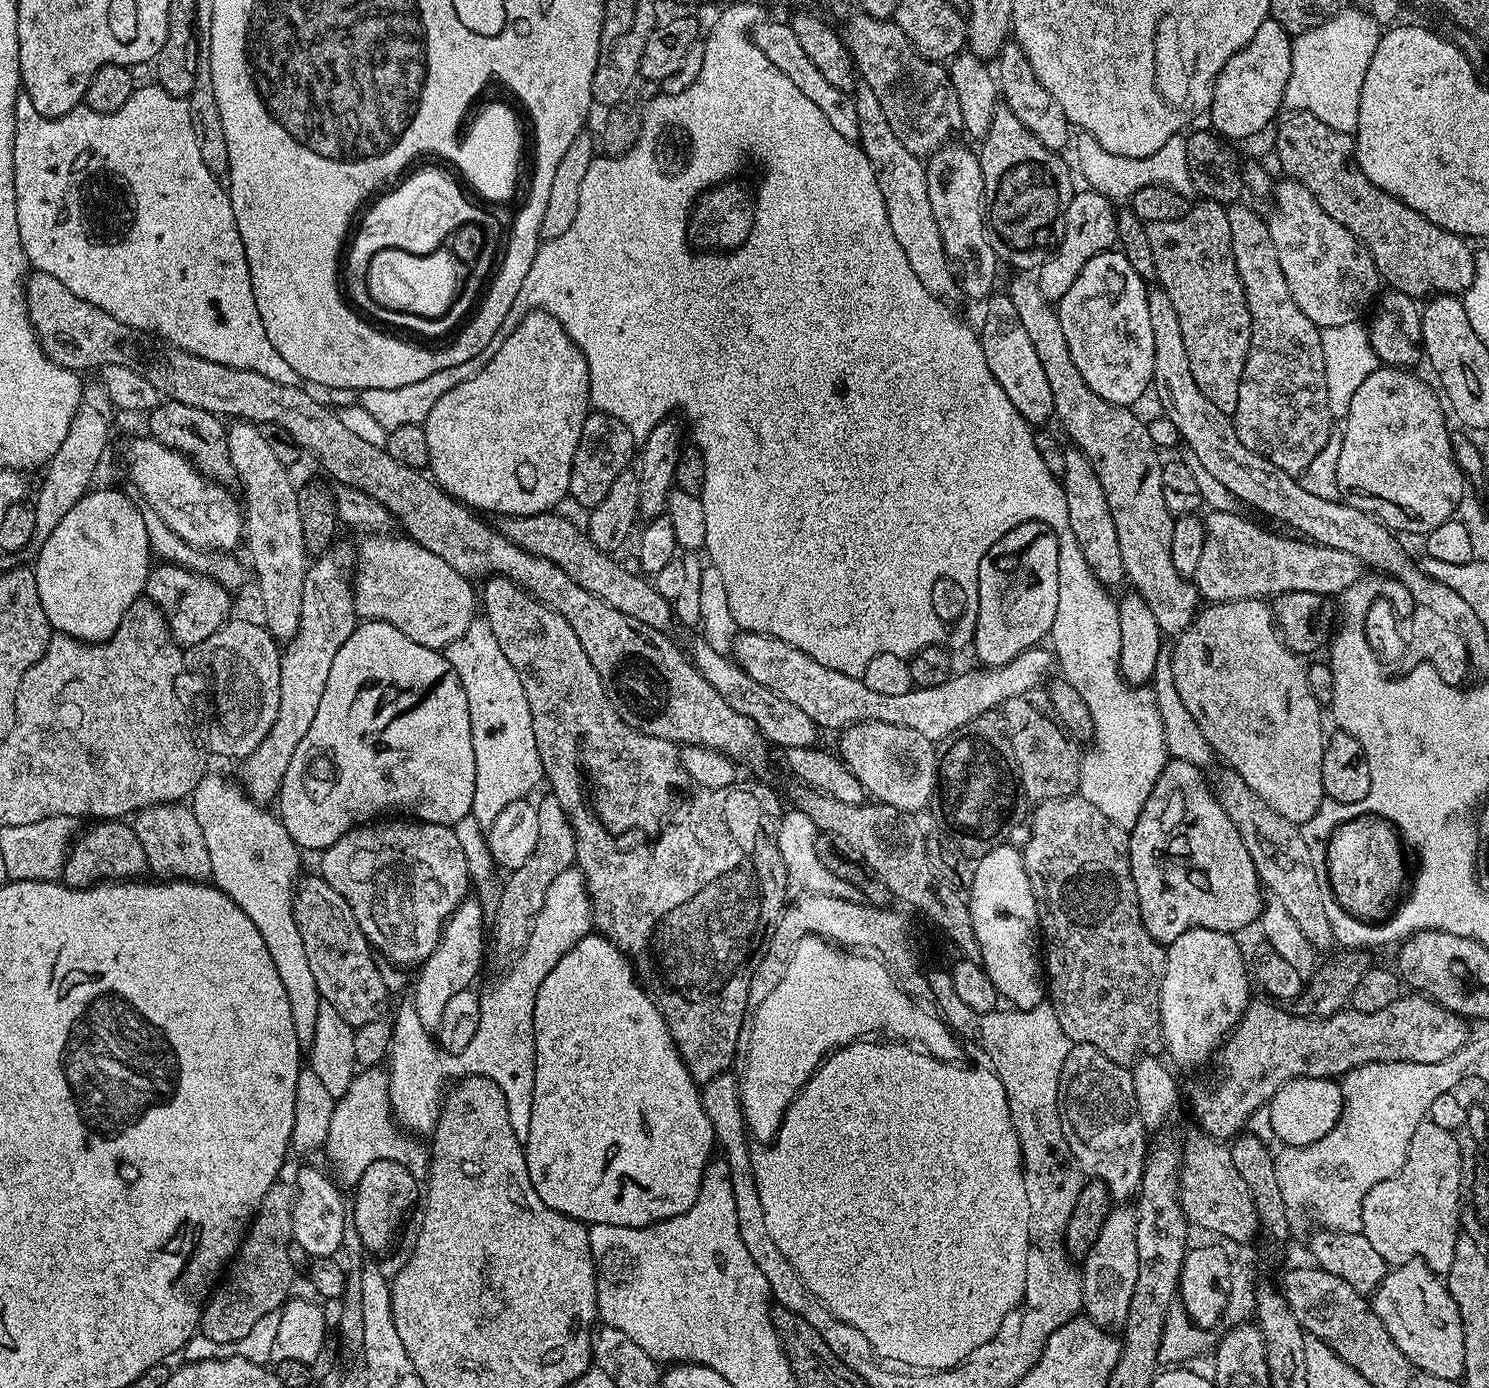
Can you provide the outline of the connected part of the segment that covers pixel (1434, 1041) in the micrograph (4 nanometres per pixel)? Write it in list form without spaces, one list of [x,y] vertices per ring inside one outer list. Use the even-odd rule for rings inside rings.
[[[1401,994],[1390,1006],[1377,1012],[1358,1012],[1348,1006],[1333,1012],[1323,1019],[1311,1020],[1308,1016],[1291,1016],[1287,1007],[1271,999],[1249,999],[1248,1008],[1242,1014],[1235,1028],[1228,1033],[1214,1056],[1216,1080],[1200,1080],[1192,1089],[1187,1089],[1186,1100],[1192,1103],[1192,1112],[1207,1135],[1224,1142],[1235,1137],[1245,1127],[1249,1117],[1259,1108],[1265,1107],[1283,1084],[1294,1076],[1314,1078],[1336,1078],[1358,1065],[1377,1060],[1397,1060],[1415,1064],[1433,1064],[1450,1058],[1456,1050],[1470,1040],[1465,1017],[1458,1016],[1448,1008],[1436,1003],[1423,994]]]

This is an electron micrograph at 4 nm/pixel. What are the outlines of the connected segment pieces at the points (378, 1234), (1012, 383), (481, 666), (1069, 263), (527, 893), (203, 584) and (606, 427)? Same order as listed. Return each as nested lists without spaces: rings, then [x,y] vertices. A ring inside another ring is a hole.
[[[382,1159],[373,1162],[373,1164],[370,1164],[370,1166],[364,1170],[364,1174],[362,1174],[359,1182],[354,1187],[354,1204],[352,1206],[351,1203],[350,1216],[351,1219],[352,1216],[354,1218],[356,1234],[366,1249],[372,1252],[382,1252],[391,1246],[404,1216],[406,1218],[409,1212],[414,1208],[412,1207],[414,1202],[416,1201],[417,1203],[419,1201],[420,1189],[418,1190],[418,1188],[420,1188],[419,1181],[410,1174],[406,1165],[396,1161]]]
[[[996,294],[987,301],[986,307],[984,325],[979,325],[978,335],[986,366],[990,366],[990,374],[994,374],[1020,417],[1029,426],[1044,424],[1048,419],[1051,421],[1056,410],[1054,394],[1050,390],[1050,382],[1046,382],[1046,370],[1042,370],[1038,353],[1018,318],[1018,310],[1014,310],[1014,302],[1006,294]]]
[[[472,620],[466,634],[448,644],[446,655],[462,682],[462,690],[466,690],[466,702],[470,706],[470,734],[474,742],[476,767],[476,789],[470,814],[481,826],[487,826],[494,822],[494,818],[498,818],[498,814],[502,814],[502,810],[506,810],[506,806],[510,806],[510,802],[525,799],[529,795],[528,791],[536,783],[541,783],[544,767],[534,738],[530,706],[526,702],[522,682],[518,682],[518,674],[514,674],[510,658],[506,658],[506,654],[502,654],[502,649],[498,647],[498,638],[494,638],[494,630],[490,630],[488,620]]]
[[[1077,191],[1072,197],[1072,204],[1066,210],[1064,235],[1058,245],[1060,256],[1049,255],[1043,261],[1044,269],[1041,270],[1040,276],[1038,275],[1040,293],[1052,302],[1059,301],[1060,297],[1070,290],[1074,278],[1078,278],[1078,274],[1084,269],[1085,262],[1098,254],[1108,252],[1116,244],[1117,209],[1113,201],[1100,192],[1085,191]]]
[[[545,795],[544,801],[536,804],[538,810],[538,846],[534,846],[534,854],[526,858],[520,868],[511,869],[508,881],[500,892],[500,901],[496,904],[496,926],[492,936],[496,939],[496,948],[500,952],[517,951],[527,940],[532,923],[536,920],[538,910],[542,910],[542,902],[546,902],[546,890],[550,890],[550,882],[562,874],[562,870],[576,864],[576,835],[568,815],[562,810],[558,798]]]
[[[157,563],[148,573],[143,595],[160,607],[168,628],[172,631],[172,637],[181,646],[191,646],[210,638],[210,634],[228,623],[233,615],[233,593],[229,589],[223,588],[211,576],[193,572],[191,568],[184,568],[181,564]]]
[[[589,411],[586,422],[582,426],[582,438],[578,438],[578,450],[574,450],[574,462],[570,470],[570,486],[568,496],[576,499],[584,507],[591,510],[610,494],[610,486],[614,486],[614,478],[622,474],[633,463],[637,451],[637,441],[632,439],[630,430],[605,412]]]

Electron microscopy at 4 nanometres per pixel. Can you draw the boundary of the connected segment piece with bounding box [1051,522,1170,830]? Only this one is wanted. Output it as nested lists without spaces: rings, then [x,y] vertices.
[[[1064,522],[1059,525],[1058,535],[1060,538],[1060,610],[1058,613],[1058,633],[1060,636],[1053,635],[1051,637],[1051,647],[1054,649],[1055,659],[1058,661],[1058,668],[1064,671],[1063,679],[1067,683],[1073,684],[1078,690],[1078,694],[1082,694],[1082,702],[1086,702],[1089,707],[1090,716],[1092,718],[1093,739],[1092,746],[1088,753],[1083,753],[1080,760],[1080,786],[1078,789],[1079,799],[1090,802],[1090,806],[1098,806],[1098,810],[1102,810],[1102,814],[1106,814],[1106,818],[1110,818],[1110,822],[1114,822],[1119,828],[1130,830],[1138,822],[1138,814],[1142,814],[1142,806],[1146,802],[1146,798],[1150,798],[1150,790],[1154,790],[1154,782],[1158,782],[1158,774],[1162,774],[1164,765],[1168,763],[1170,757],[1168,755],[1168,747],[1164,741],[1164,731],[1162,730],[1162,722],[1158,714],[1158,706],[1152,699],[1152,690],[1148,686],[1129,686],[1124,677],[1120,675],[1120,631],[1118,630],[1118,604],[1111,596],[1107,589],[1099,584],[1092,577],[1092,571],[1086,566],[1086,558],[1082,558],[1082,550],[1078,546],[1078,542],[1074,538],[1074,534],[1070,530],[1068,523]]]

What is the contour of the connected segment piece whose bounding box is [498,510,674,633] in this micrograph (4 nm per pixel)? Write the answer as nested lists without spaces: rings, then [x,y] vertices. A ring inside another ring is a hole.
[[[553,510],[529,516],[505,516],[499,521],[498,530],[506,539],[514,542],[514,546],[538,558],[546,558],[554,562],[554,566],[566,570],[566,574],[570,574],[570,578],[578,582],[578,586],[590,590],[590,594],[602,598],[602,602],[614,606],[614,610],[622,610],[622,614],[638,618],[638,622],[667,633],[668,627],[674,623],[673,601],[658,592],[651,579],[643,575],[635,576],[630,569],[623,568],[616,561],[615,555],[598,550],[598,546],[594,546],[581,525],[579,528],[578,525],[571,524],[566,517],[559,516],[558,513],[559,511]]]

